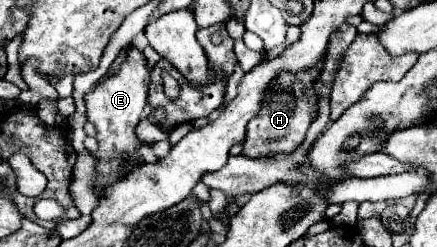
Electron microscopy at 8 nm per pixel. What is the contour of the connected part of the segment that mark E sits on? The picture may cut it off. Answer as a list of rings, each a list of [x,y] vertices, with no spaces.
[[[132,48],[120,66],[120,72],[100,80],[92,88],[92,92],[86,94],[88,120],[96,126],[96,140],[98,140],[96,154],[90,152],[90,156],[96,158],[94,188],[98,194],[102,194],[102,188],[106,188],[106,184],[114,184],[116,180],[120,180],[128,174],[128,170],[124,170],[124,166],[142,164],[142,156],[138,154],[138,148],[144,146],[144,142],[138,140],[134,130],[146,112],[148,80],[150,80],[150,68],[144,60],[144,54],[136,48]]]

